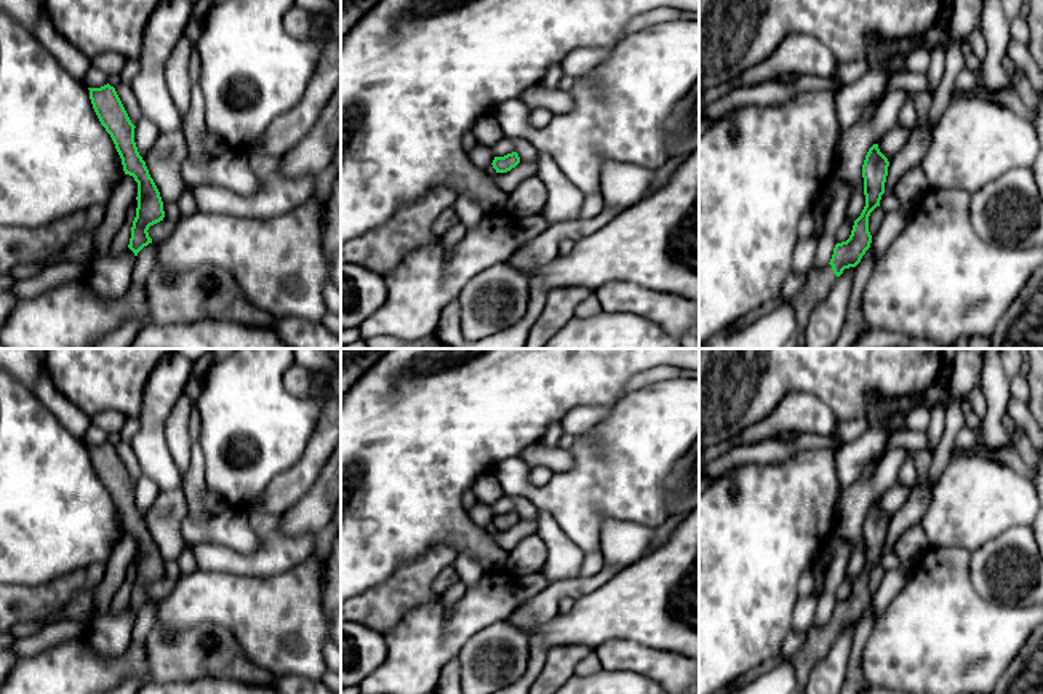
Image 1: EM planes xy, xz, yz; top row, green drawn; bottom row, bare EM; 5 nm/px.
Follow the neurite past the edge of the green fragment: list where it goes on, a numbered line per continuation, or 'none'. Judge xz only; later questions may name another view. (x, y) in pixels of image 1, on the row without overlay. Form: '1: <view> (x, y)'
none

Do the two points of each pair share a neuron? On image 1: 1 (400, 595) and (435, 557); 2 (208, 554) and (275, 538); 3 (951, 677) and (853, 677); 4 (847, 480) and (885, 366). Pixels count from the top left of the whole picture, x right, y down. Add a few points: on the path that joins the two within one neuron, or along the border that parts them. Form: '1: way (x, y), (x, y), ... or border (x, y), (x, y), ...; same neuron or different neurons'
1: way (410, 586), (427, 566); same neuron
2: way (226, 560), (255, 562), (261, 555); same neuron
3: border (867, 640), (863, 650), (863, 677); different neurons
4: border (911, 394), (890, 398), (875, 397), (864, 416); different neurons

